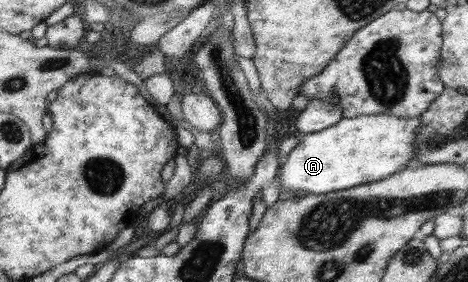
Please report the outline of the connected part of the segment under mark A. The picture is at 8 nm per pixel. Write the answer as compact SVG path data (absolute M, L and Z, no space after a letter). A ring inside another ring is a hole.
M377 114L377 116L357 116L355 118L343 117L329 128L305 133L303 140L291 150L287 160L279 169L279 186L281 190L289 190L295 196L307 196L307 194L327 194L335 190L345 190L360 184L380 181L405 169L407 163L413 161L415 157L413 137L415 137L415 131L419 129L419 123L421 120L417 116L397 118L397 116Z

